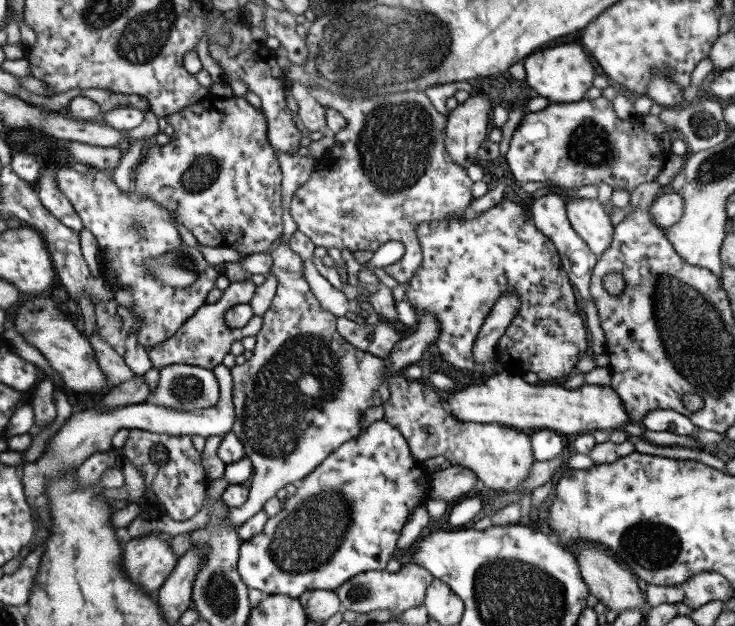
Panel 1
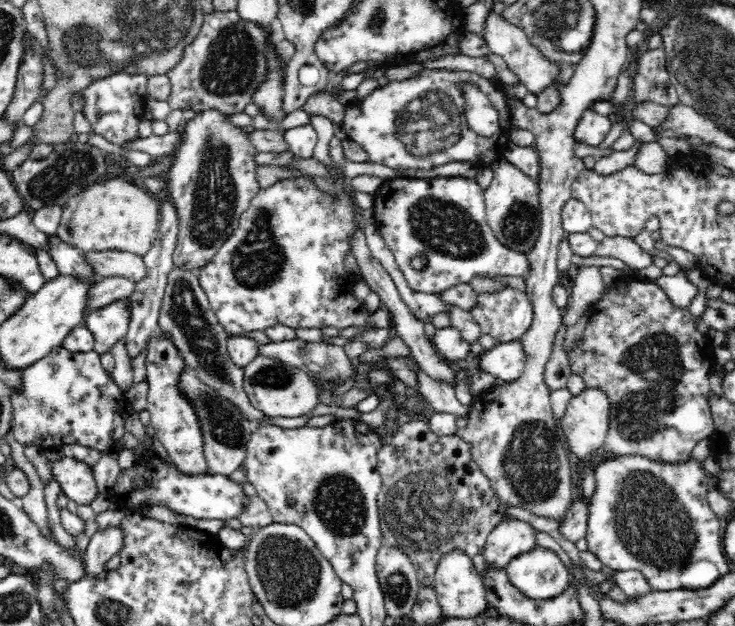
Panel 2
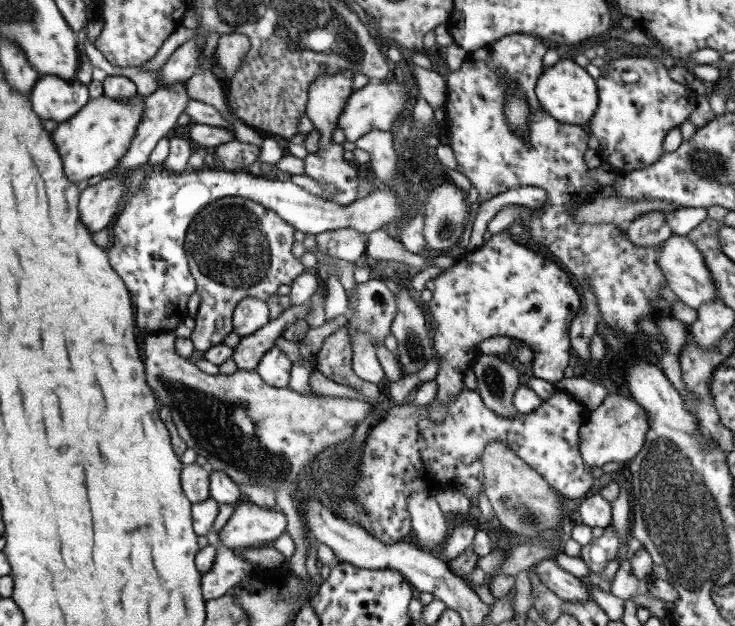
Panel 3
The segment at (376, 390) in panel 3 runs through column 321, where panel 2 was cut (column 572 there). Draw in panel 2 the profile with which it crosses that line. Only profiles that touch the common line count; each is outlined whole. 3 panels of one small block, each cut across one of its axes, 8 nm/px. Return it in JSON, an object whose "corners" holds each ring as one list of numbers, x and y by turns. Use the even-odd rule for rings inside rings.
{"corners":[[629,274,607,286,602,298,592,304,588,317,583,336,576,345,572,346,572,349,566,351,566,355,568,355,571,373,580,375,584,379,586,387,598,388,605,392,610,399,610,428,603,445,606,452,610,452,614,457,642,456,650,459,650,461,660,463,684,464,689,462,693,448,701,440,710,440,715,428,712,411,708,404,708,396,711,392,710,370,715,368,717,363,715,362,715,347,709,337,698,331,696,321,694,321,695,317,690,313,688,307,683,309,676,307,670,301,670,297,664,293,664,290,654,283,654,280,636,278]]}

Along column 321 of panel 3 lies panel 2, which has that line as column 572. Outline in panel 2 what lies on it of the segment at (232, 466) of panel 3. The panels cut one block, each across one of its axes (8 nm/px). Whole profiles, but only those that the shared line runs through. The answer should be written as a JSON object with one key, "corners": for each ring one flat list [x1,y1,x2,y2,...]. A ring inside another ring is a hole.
{"corners":[[586,387,586,390,582,390,580,394,572,396,569,400,566,414,559,420,559,427,570,452,580,460,586,460,588,456,592,456,598,448,603,446,606,440,610,428,610,399,602,390]]}

